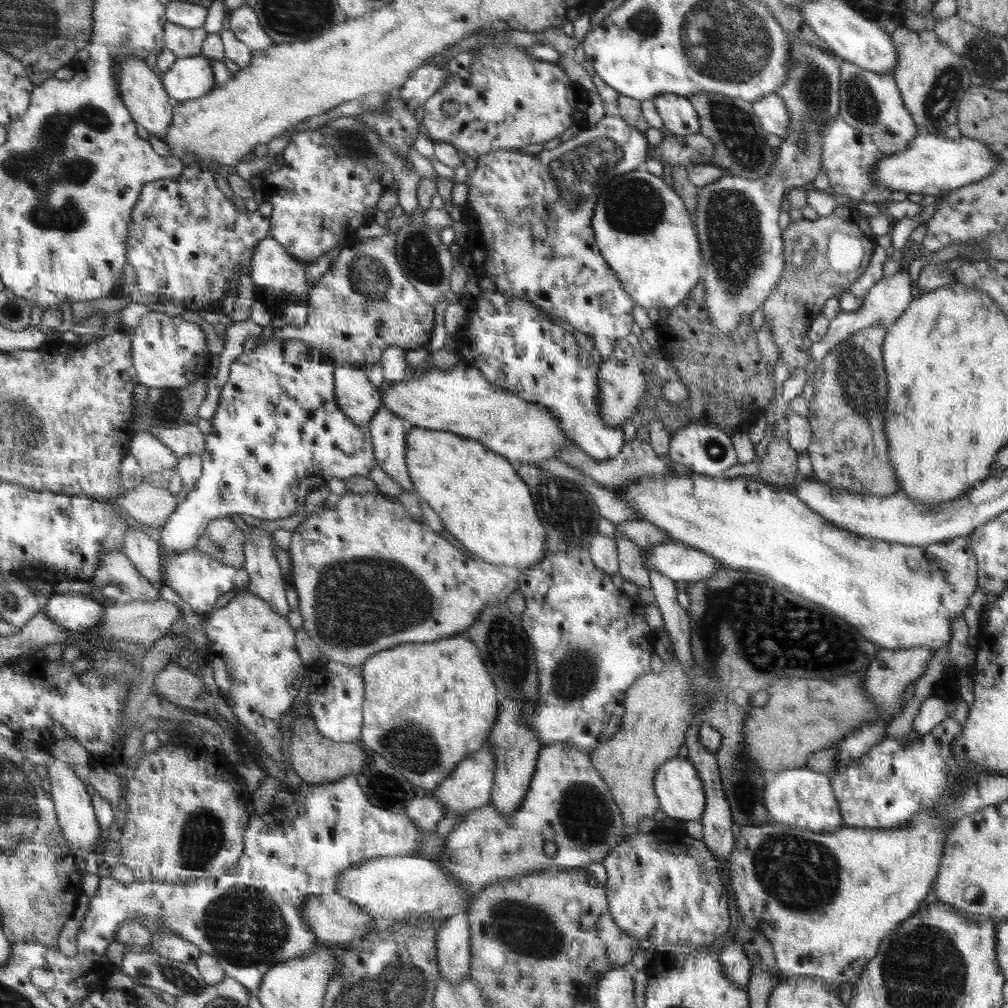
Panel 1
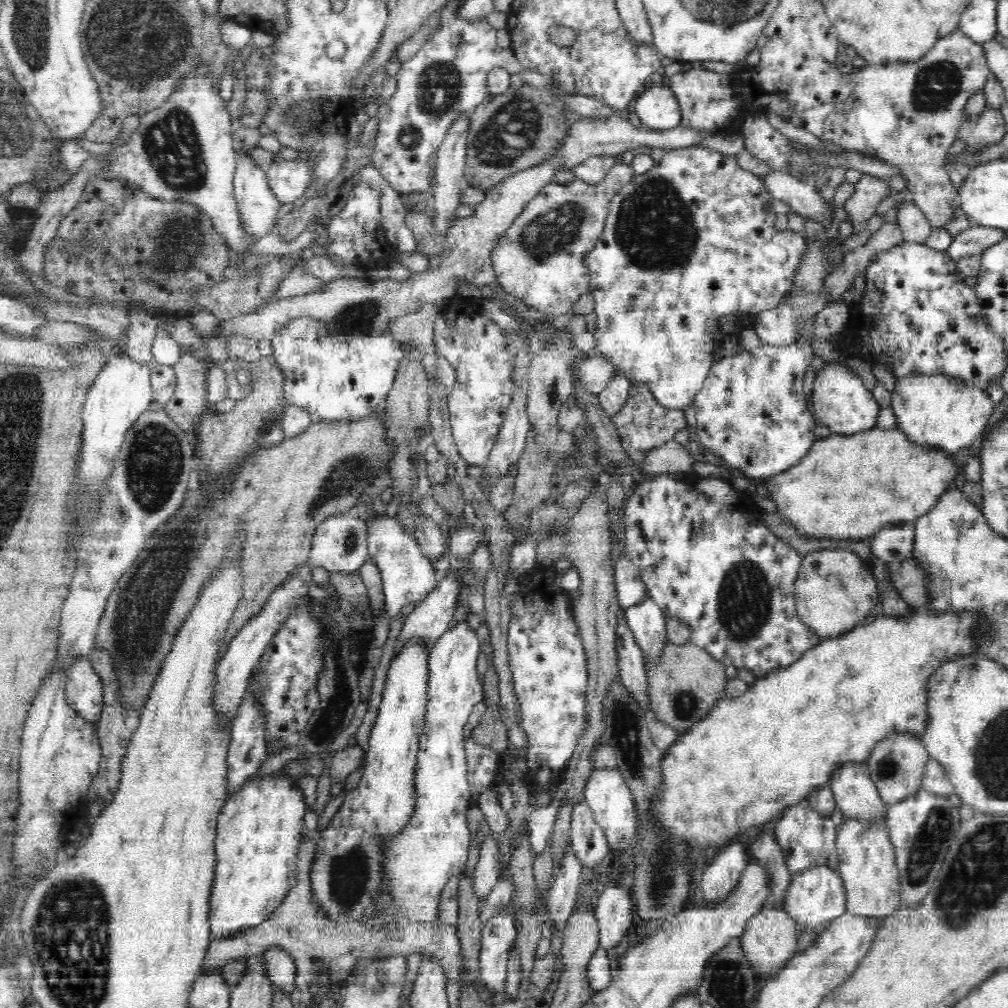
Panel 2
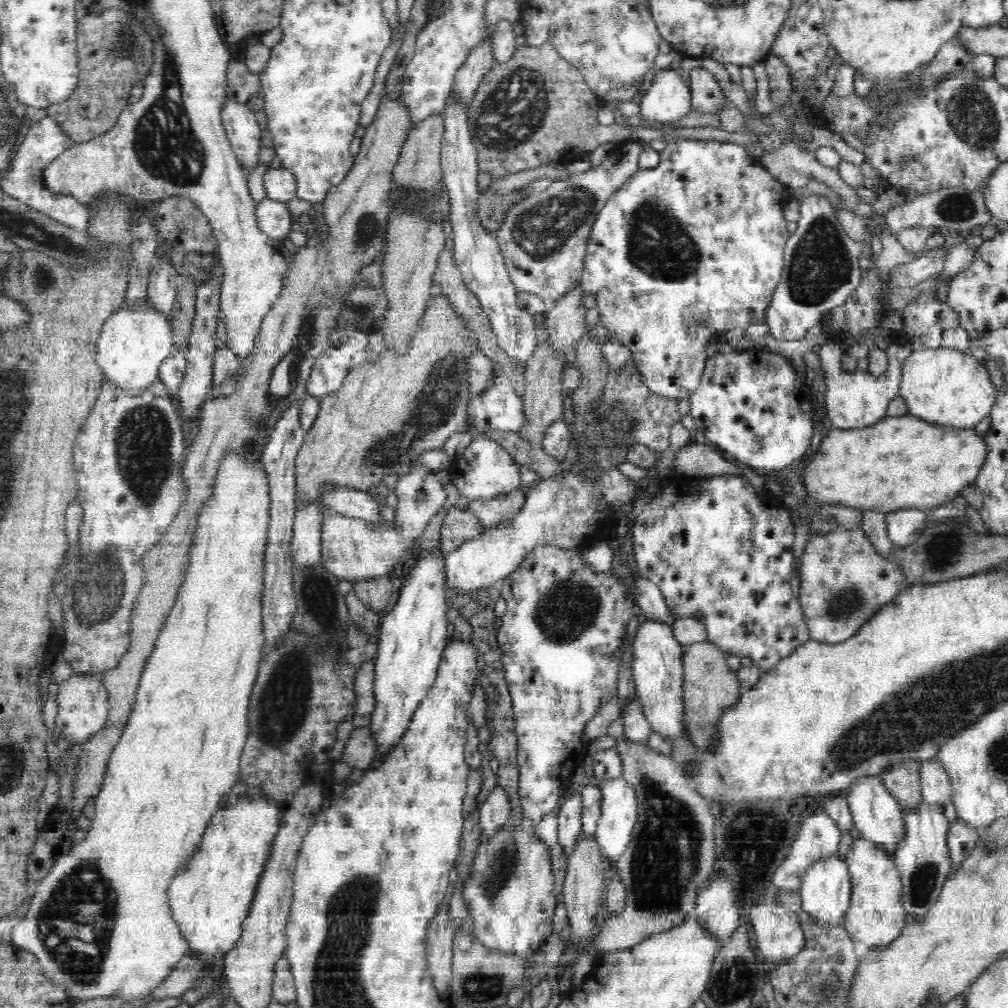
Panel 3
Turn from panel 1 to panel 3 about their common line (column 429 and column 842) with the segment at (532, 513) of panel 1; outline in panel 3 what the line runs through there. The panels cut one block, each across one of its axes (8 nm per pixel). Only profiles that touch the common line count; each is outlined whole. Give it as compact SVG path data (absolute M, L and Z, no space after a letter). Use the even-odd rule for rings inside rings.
M907 413L886 417L870 426L850 430L826 431L821 445L809 455L802 470L807 495L819 502L840 504L860 510L876 510L885 515L900 509L939 507L949 503L964 487L975 482L987 460L990 445L971 427L958 428L929 423L927 419Z

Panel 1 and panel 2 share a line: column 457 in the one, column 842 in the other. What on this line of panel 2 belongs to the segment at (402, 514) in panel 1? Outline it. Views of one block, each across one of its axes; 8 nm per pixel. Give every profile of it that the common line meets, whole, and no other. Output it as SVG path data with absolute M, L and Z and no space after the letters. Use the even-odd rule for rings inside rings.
M828 548L810 552L801 562L798 576L794 590L797 613L802 622L822 639L840 637L859 624L867 622L871 610L879 604L878 581L876 581L873 571L868 570L866 560L860 559L856 552L844 548Z

